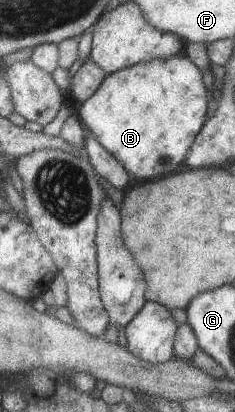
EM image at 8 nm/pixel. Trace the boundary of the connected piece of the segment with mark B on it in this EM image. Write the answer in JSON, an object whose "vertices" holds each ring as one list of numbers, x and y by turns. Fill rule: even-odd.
{"vertices":[[174,55,139,62,107,74,97,91,82,101,77,115,87,133,107,149,129,175,145,181,167,175,181,163,181,159,185,159,185,151,191,147,207,119,208,97,199,69,187,56]]}

